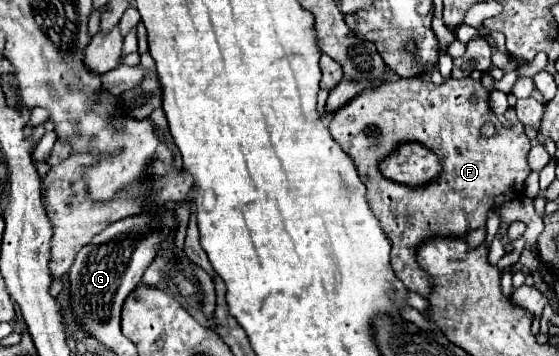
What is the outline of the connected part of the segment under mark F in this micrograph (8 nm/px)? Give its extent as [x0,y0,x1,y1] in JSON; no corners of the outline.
[328,77,532,297]

